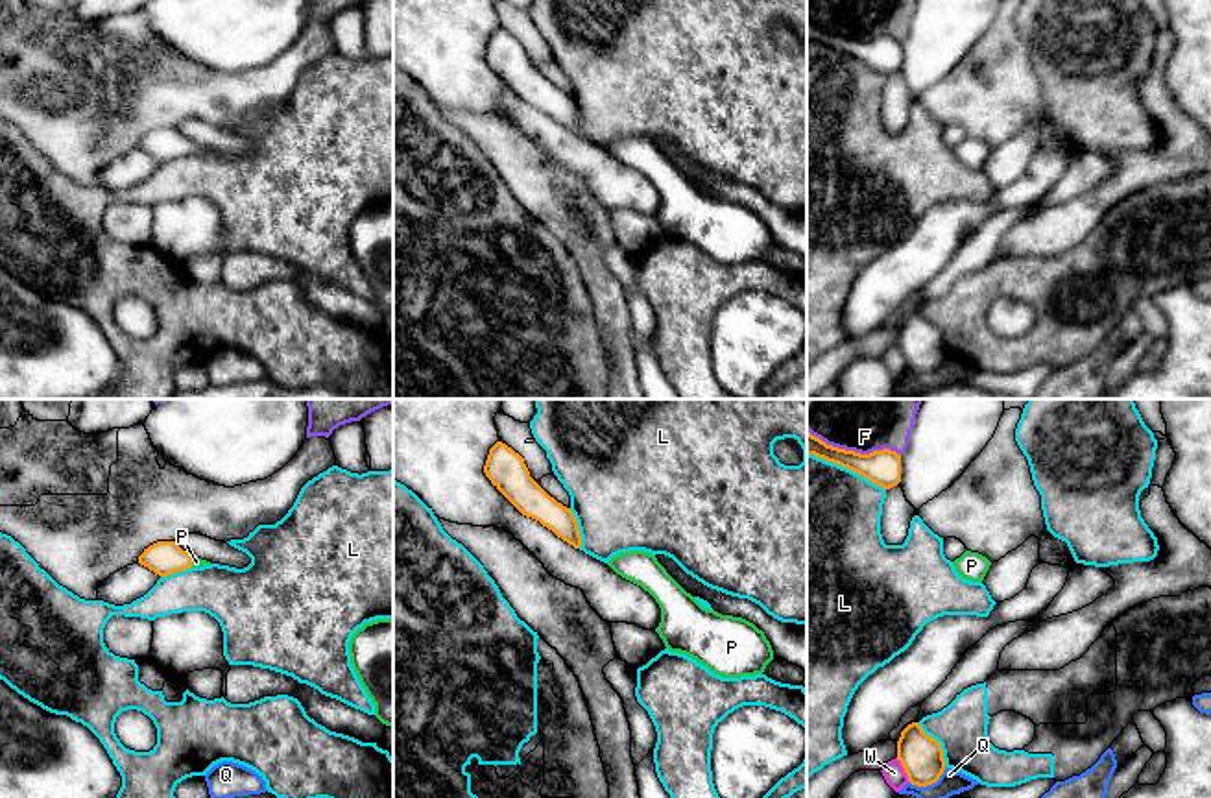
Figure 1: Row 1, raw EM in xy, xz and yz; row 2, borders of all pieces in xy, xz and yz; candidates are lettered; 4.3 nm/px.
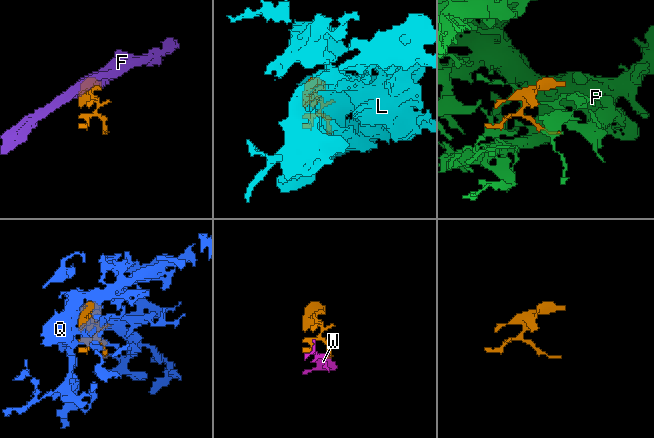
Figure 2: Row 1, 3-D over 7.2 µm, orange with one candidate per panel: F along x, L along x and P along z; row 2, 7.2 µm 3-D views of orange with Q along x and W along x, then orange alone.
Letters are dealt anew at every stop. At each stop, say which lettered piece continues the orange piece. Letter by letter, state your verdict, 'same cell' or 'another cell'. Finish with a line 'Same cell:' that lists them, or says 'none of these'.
F: another cell
L: another cell
P: same cell
Q: another cell
W: another cell
Same cell: P

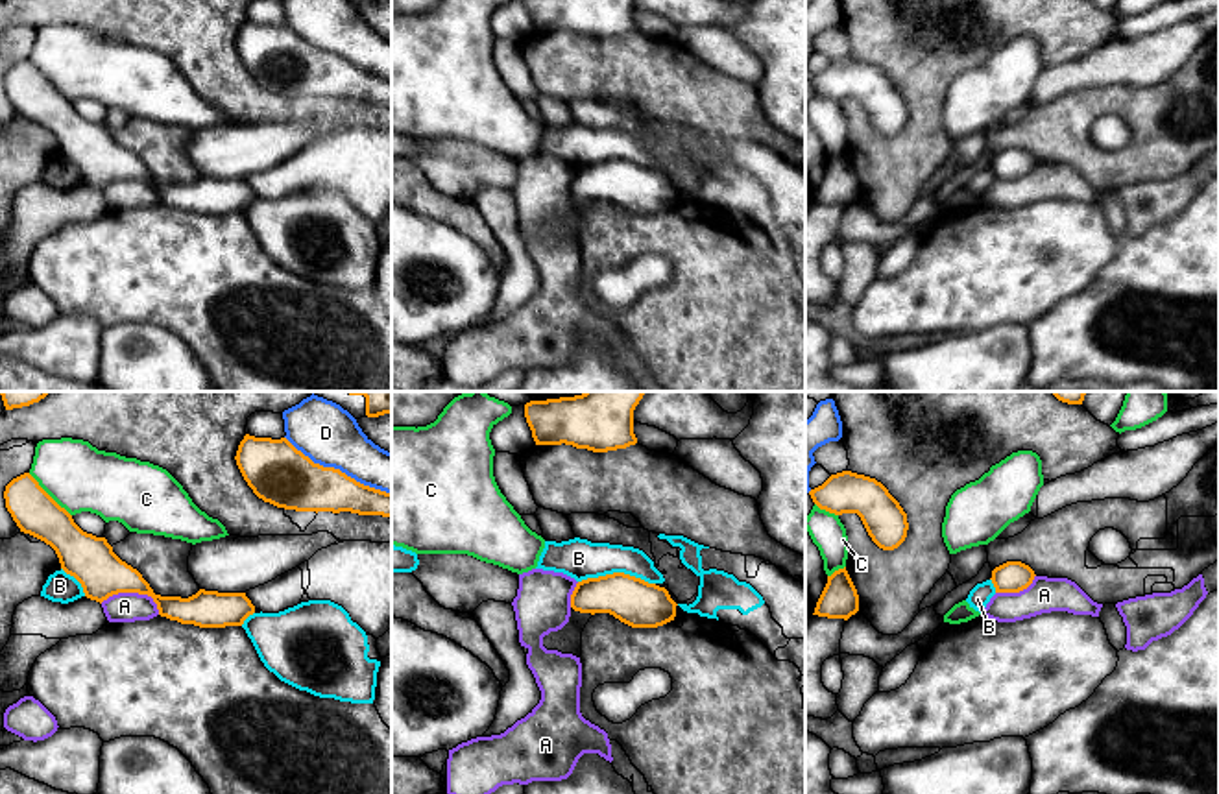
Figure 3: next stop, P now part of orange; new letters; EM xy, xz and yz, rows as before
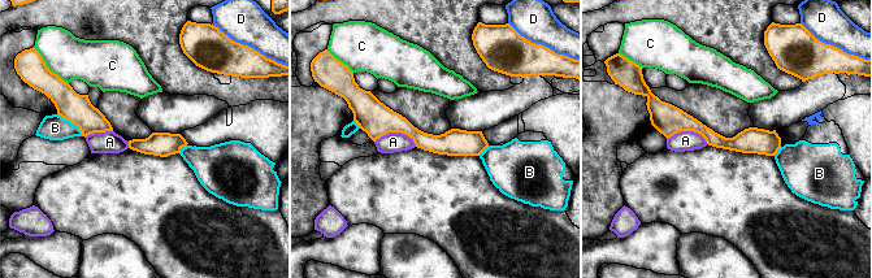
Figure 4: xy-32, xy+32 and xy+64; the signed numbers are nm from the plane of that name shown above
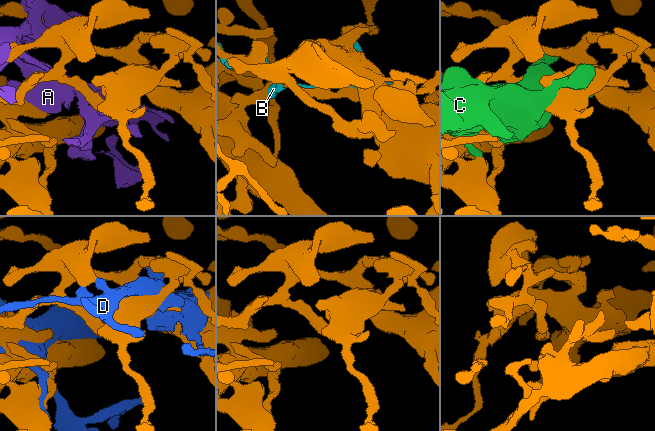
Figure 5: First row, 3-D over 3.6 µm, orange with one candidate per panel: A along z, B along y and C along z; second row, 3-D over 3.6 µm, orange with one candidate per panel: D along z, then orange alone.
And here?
A: another cell
B: another cell
C: another cell
D: another cell
Same cell: none of these

